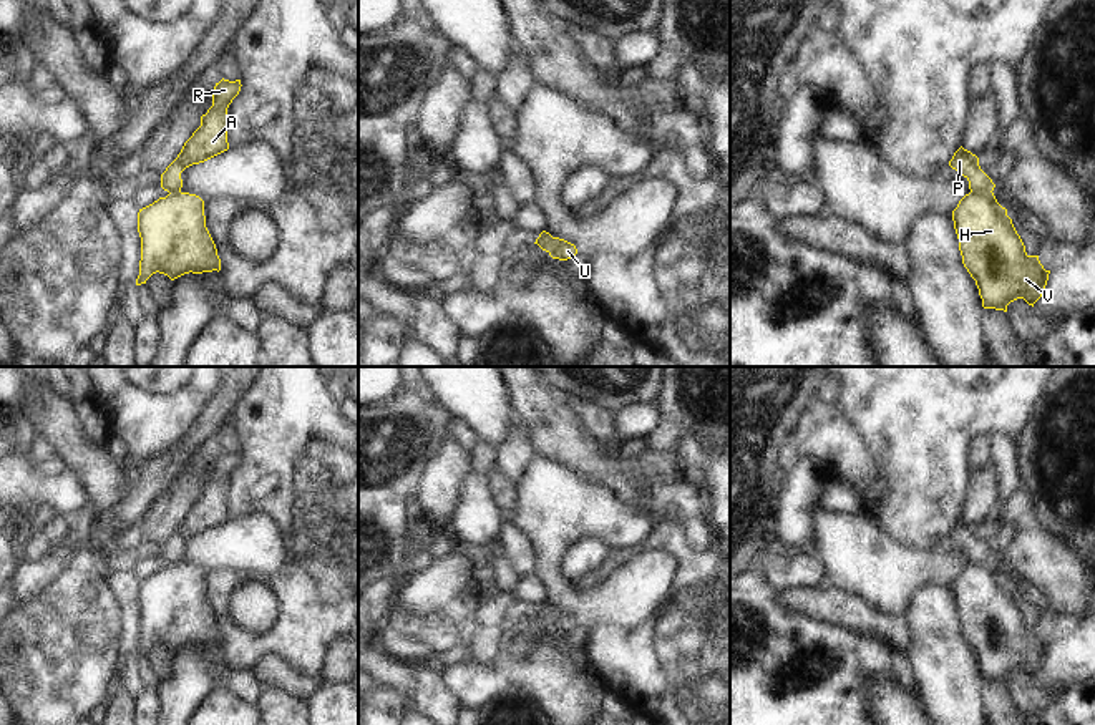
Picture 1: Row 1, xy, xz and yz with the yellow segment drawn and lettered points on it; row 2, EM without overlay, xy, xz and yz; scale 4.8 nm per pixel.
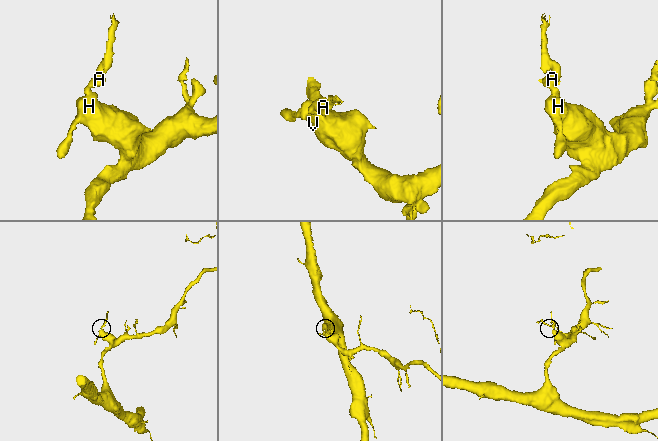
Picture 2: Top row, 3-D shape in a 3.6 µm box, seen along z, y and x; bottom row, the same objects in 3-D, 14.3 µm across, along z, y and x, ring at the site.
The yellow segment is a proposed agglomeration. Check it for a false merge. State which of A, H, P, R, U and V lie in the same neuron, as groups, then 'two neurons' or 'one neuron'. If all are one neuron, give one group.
A P R / H U V | two neurons

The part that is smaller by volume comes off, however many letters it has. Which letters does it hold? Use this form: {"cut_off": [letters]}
{"cut_off": ["A", "P", "R"]}

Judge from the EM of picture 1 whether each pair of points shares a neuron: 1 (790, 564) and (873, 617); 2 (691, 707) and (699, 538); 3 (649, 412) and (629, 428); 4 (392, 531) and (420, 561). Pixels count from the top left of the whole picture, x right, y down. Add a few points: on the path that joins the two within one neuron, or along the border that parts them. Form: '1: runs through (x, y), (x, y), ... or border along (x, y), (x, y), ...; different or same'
1: border along (833, 586), (787, 588); different
2: border along (681, 523), (681, 533), (692, 549), (712, 548); different
3: runs through (644, 417), (634, 423); same
4: border along (405, 558), (394, 576); different

